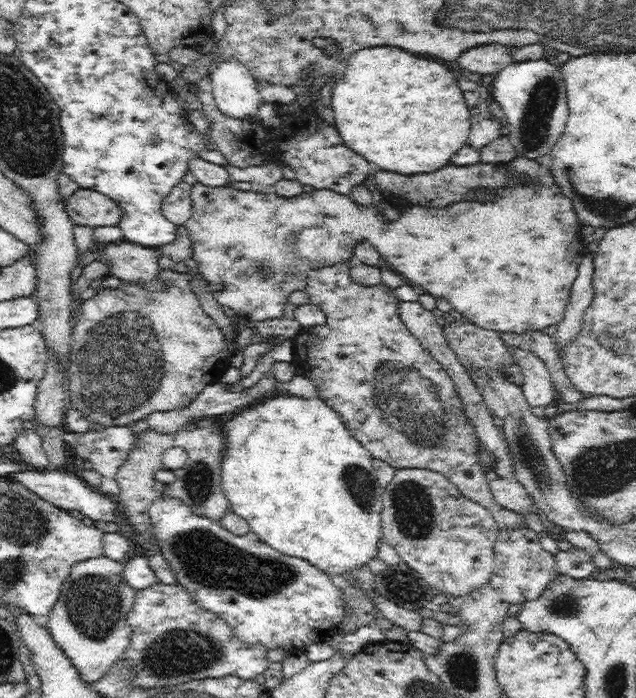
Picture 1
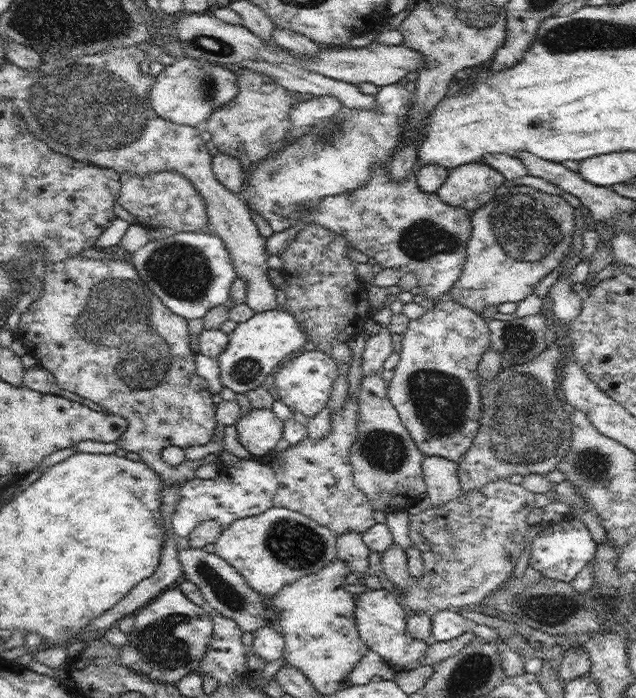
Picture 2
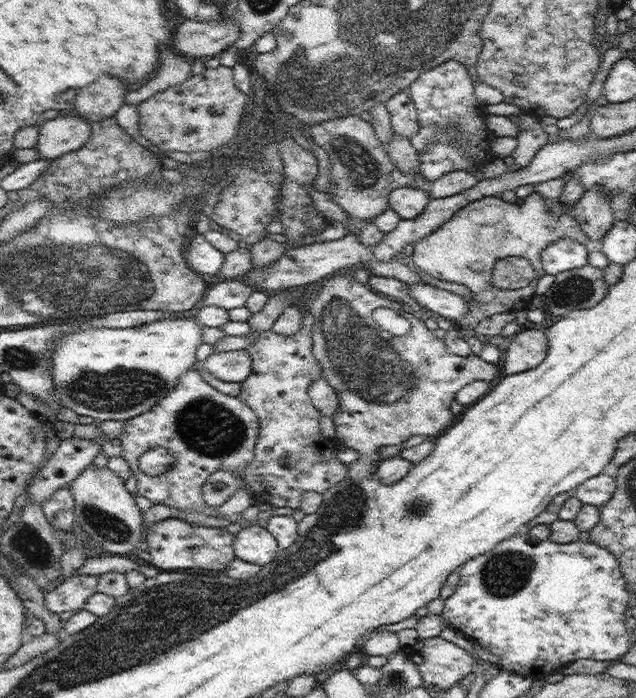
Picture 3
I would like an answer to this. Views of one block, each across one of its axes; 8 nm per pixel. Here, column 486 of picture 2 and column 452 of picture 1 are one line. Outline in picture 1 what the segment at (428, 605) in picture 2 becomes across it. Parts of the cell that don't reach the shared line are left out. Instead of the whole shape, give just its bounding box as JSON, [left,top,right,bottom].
[381,469,501,598]

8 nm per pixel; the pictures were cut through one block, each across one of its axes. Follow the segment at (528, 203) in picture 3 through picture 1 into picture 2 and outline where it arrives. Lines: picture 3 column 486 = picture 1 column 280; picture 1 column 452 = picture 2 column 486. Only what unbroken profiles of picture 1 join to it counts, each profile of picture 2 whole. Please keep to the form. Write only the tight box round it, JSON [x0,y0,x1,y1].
[450,185,575,312]

